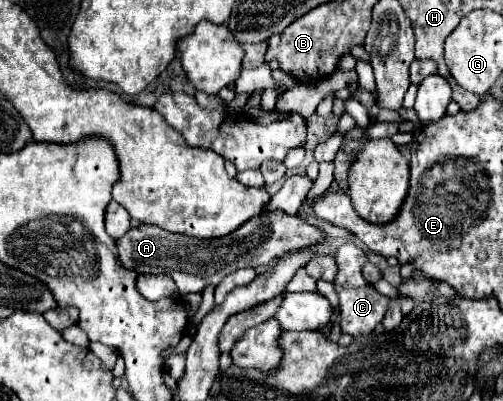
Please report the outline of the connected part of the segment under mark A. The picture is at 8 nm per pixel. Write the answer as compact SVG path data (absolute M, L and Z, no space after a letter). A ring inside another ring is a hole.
M269 211L243 223L241 229L231 233L231 237L221 239L193 239L175 233L167 233L155 225L133 227L127 235L117 239L117 251L121 255L121 265L125 269L137 271L139 275L167 275L175 281L181 295L203 293L207 285L219 285L223 277L241 267L269 265L273 259L285 255L287 251L311 245L321 233L309 227L305 221L283 211Z

